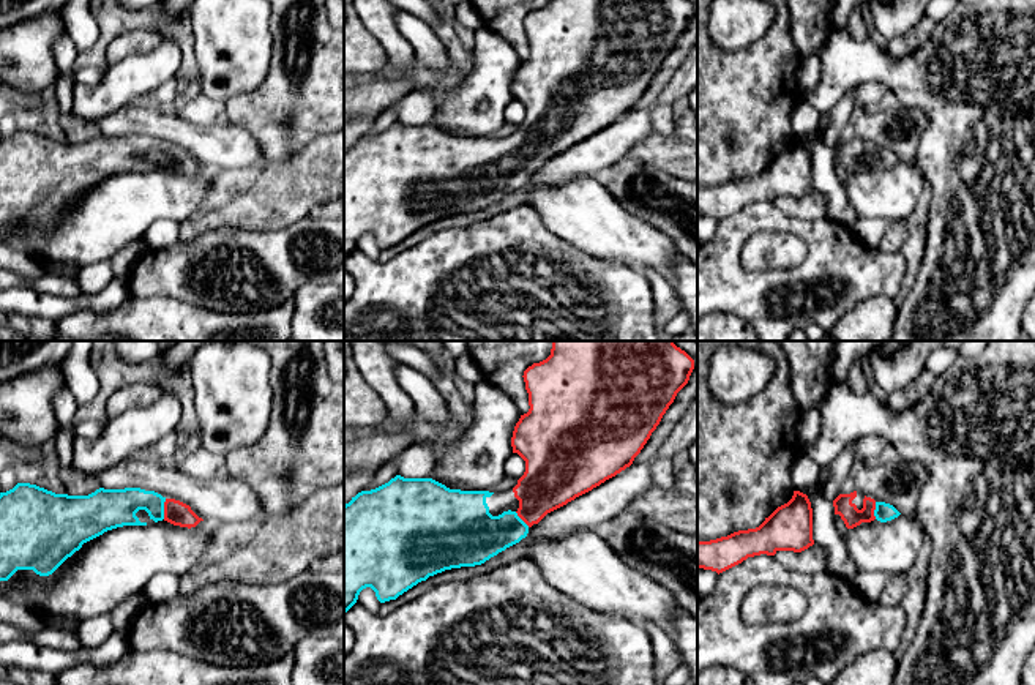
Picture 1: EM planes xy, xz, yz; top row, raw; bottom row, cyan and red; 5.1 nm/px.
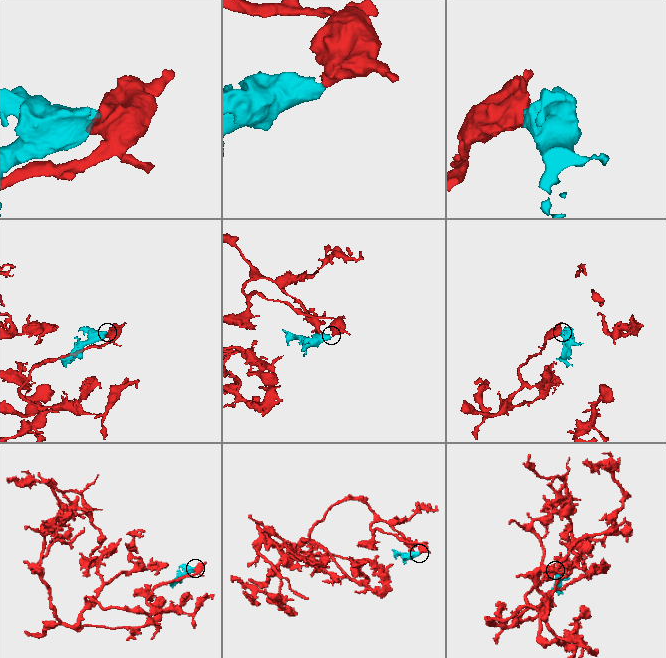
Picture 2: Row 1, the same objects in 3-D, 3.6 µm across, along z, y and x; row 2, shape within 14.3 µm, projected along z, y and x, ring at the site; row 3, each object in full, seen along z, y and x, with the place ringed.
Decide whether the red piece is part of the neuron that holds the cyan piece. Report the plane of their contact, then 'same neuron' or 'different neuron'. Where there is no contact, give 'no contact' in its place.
xy | same neuron

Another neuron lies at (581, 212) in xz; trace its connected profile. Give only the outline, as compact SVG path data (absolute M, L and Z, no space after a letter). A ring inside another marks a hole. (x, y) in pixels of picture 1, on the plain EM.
M576 177L559 186L532 185L527 204L538 213L547 230L603 262L642 271L658 270L666 275L680 254L667 234L622 208L606 185L595 177Z

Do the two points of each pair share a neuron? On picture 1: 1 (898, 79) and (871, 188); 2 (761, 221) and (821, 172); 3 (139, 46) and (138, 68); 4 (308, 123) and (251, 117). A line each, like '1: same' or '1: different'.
1: different
2: different
3: different
4: same

